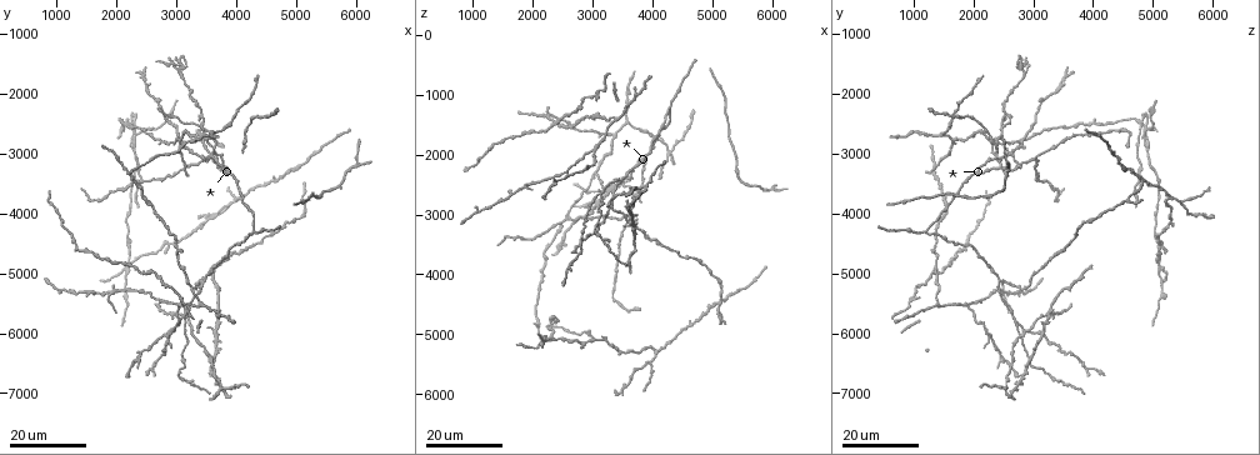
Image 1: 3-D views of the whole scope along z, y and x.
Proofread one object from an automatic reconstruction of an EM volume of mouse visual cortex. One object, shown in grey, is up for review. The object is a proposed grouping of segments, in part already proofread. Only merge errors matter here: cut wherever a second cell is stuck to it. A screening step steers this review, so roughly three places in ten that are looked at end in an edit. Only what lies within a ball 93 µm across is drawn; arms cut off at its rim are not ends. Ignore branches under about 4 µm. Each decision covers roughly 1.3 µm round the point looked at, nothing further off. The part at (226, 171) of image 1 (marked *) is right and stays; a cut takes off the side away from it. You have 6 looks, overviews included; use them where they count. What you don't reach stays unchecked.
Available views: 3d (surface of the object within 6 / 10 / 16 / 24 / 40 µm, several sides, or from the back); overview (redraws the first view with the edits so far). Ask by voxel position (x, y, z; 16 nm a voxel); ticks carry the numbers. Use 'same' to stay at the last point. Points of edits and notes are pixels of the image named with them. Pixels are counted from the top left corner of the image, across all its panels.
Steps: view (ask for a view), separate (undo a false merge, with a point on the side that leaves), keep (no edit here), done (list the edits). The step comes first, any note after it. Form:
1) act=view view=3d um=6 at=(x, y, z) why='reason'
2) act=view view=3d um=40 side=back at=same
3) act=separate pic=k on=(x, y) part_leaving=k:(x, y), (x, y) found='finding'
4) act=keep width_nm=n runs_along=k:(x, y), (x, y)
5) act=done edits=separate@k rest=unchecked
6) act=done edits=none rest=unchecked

act=view view=3d um=16 at=(5700, 3600, 2550) why='two arms in line, one across'

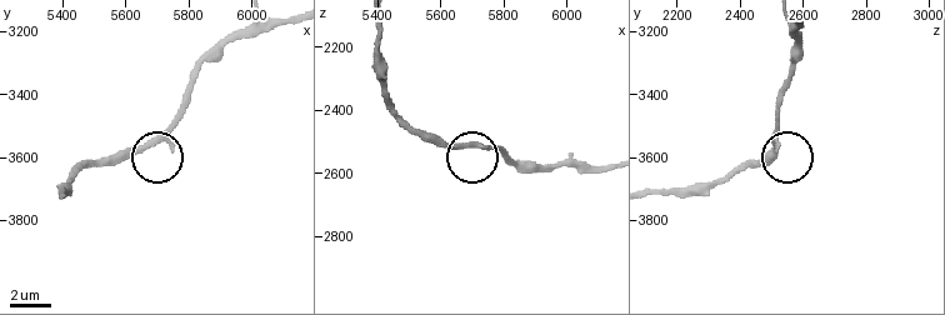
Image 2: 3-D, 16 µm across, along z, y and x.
act=view view=3d um=6 at=(5680, 3560, 2510)

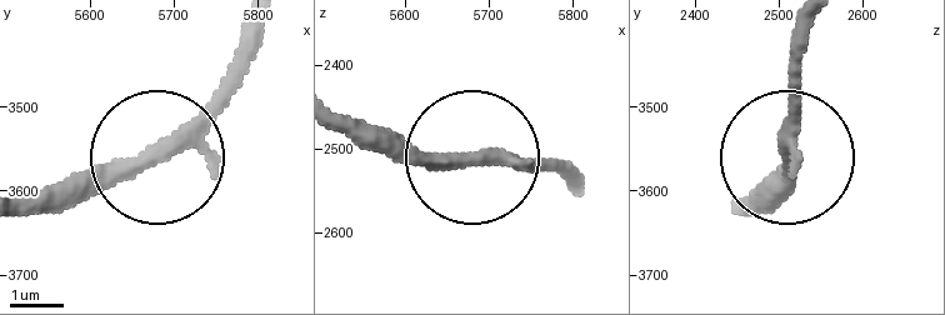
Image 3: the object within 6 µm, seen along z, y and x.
act=keep found='all the same cell'

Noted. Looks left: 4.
act=view view=3d um=24 at=(3100, 5700, 2650) why='three arms meet'

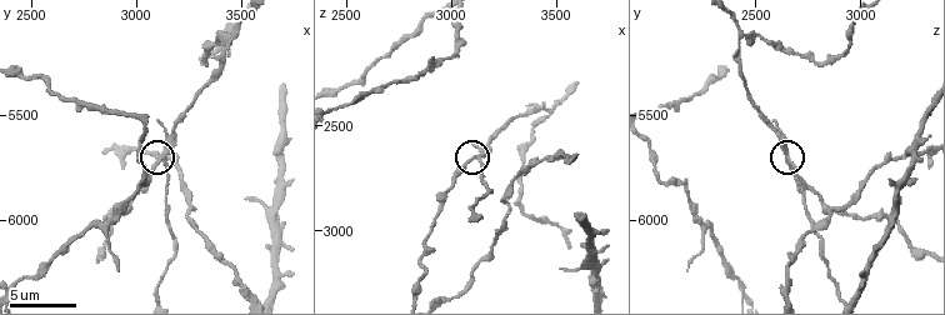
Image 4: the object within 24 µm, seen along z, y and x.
act=view view=3d um=10 at=(3140, 5740, 2680) why='closer look'

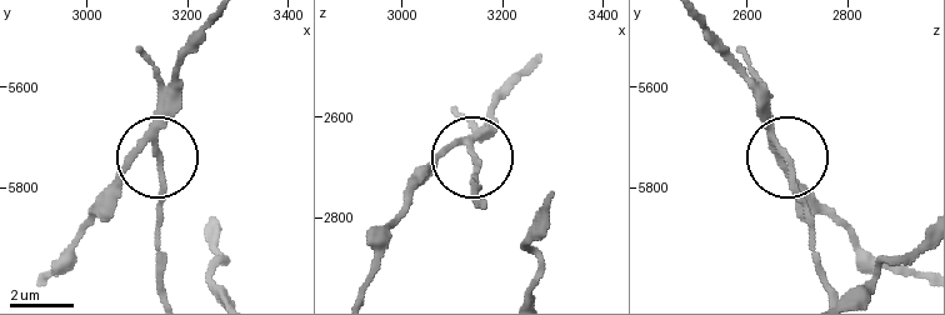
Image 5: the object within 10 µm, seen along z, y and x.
act=separate pic=5 on=(165, 188) part_leaving=5:(151, 149), (159, 170), (161, 291) found='a second cell is stuck on'

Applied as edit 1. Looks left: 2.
act=view view=3d um=24 at=(1900, 5350, 2500) why='a fork'

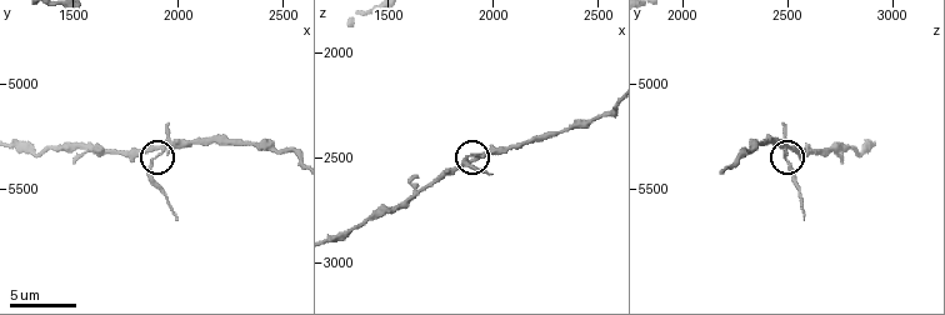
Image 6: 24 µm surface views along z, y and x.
act=view view=3d um=10 at=(1900, 5340, 2490) why='closer look'

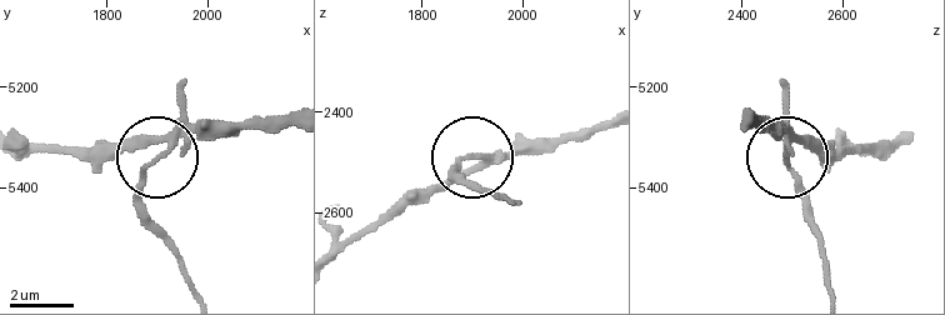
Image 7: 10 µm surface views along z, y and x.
act=keep arms=3 runs_along=7:(293, 121), (211, 130), (158, 156), (139, 224) found='all the same cell'

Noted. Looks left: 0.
act=done edits=separate@5 rest=unchecked

